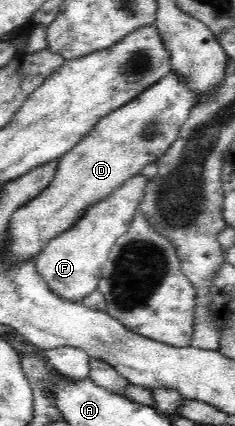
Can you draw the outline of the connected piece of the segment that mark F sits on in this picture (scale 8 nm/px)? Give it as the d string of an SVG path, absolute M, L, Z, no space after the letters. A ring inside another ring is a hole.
M142 175L128 181L128 184L114 196L101 205L92 207L87 217L80 221L72 232L64 233L64 236L44 249L44 253L38 257L34 266L40 281L52 296L68 304L82 304L90 295L99 291L99 281L108 256L118 238L127 233L134 217L134 210L140 206L144 198L146 185Z

